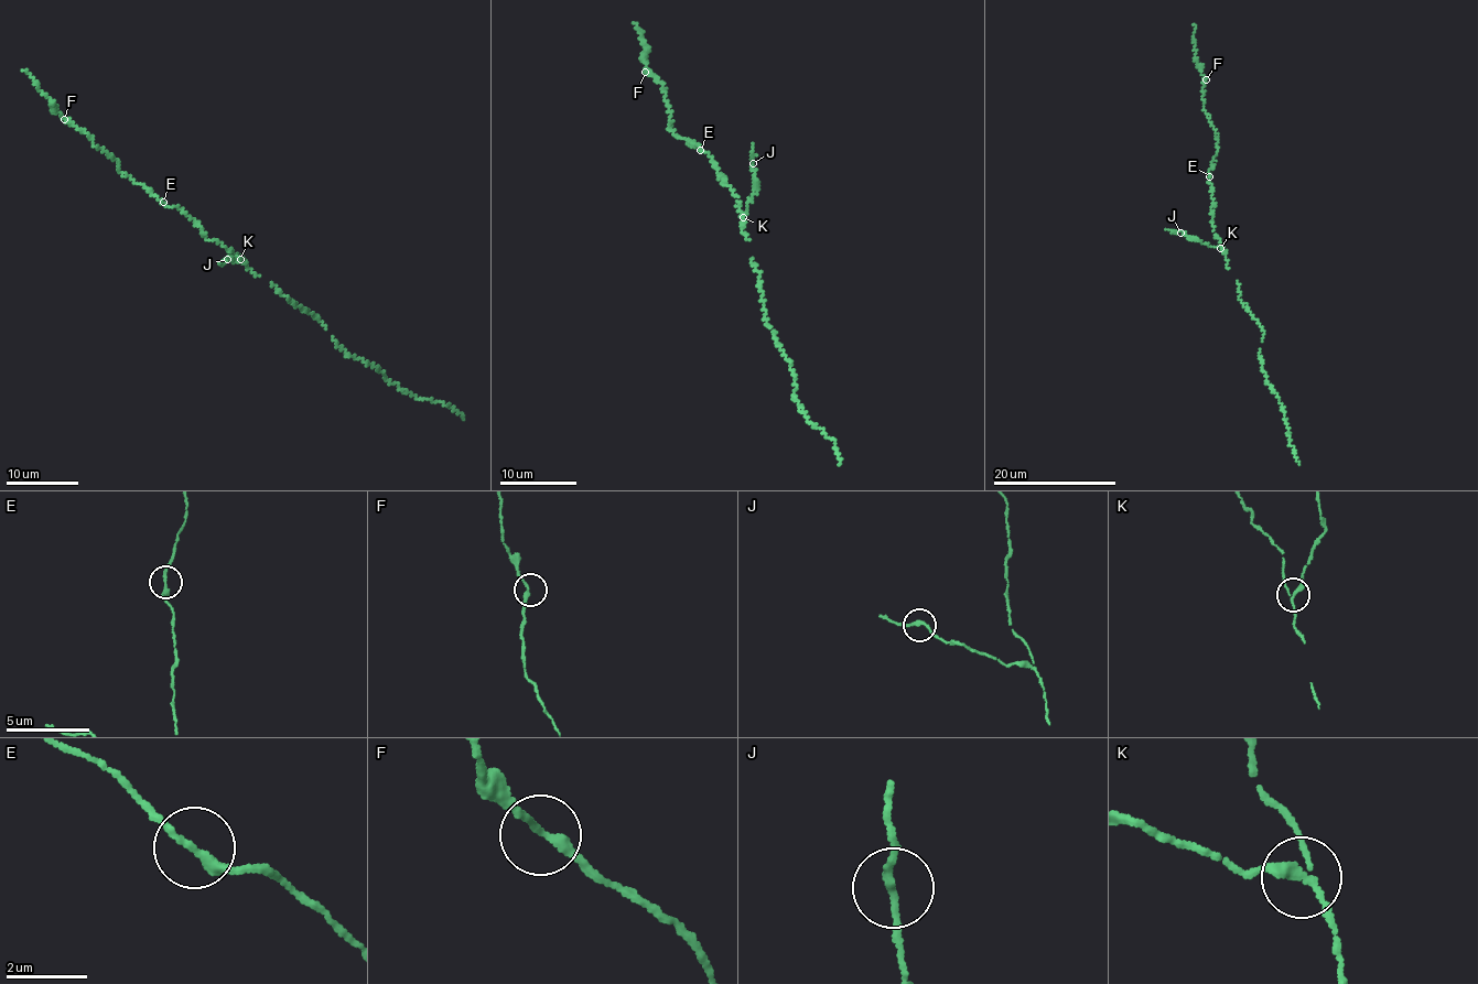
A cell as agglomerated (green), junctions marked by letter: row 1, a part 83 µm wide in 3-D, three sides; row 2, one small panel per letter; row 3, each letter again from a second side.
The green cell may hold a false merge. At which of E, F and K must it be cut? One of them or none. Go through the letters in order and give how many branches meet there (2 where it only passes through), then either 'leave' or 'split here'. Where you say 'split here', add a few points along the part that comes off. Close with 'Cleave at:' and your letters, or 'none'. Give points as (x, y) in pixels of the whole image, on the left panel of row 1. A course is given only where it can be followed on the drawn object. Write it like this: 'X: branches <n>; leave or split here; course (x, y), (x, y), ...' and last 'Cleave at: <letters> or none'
E: branches 2; leave
F: branches 2; leave
K: branches 3; split here; course (239, 259), (218, 263)
Cleave at: K

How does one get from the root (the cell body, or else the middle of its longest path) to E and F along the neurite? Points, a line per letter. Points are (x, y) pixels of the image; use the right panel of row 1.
E: (1222, 249), (1212, 229), (1209, 176)
F: (1222, 249), (1211, 220), (1212, 191), (1208, 182), (1218, 147), (1218, 134), (1204, 109), (1201, 97), (1206, 79)

